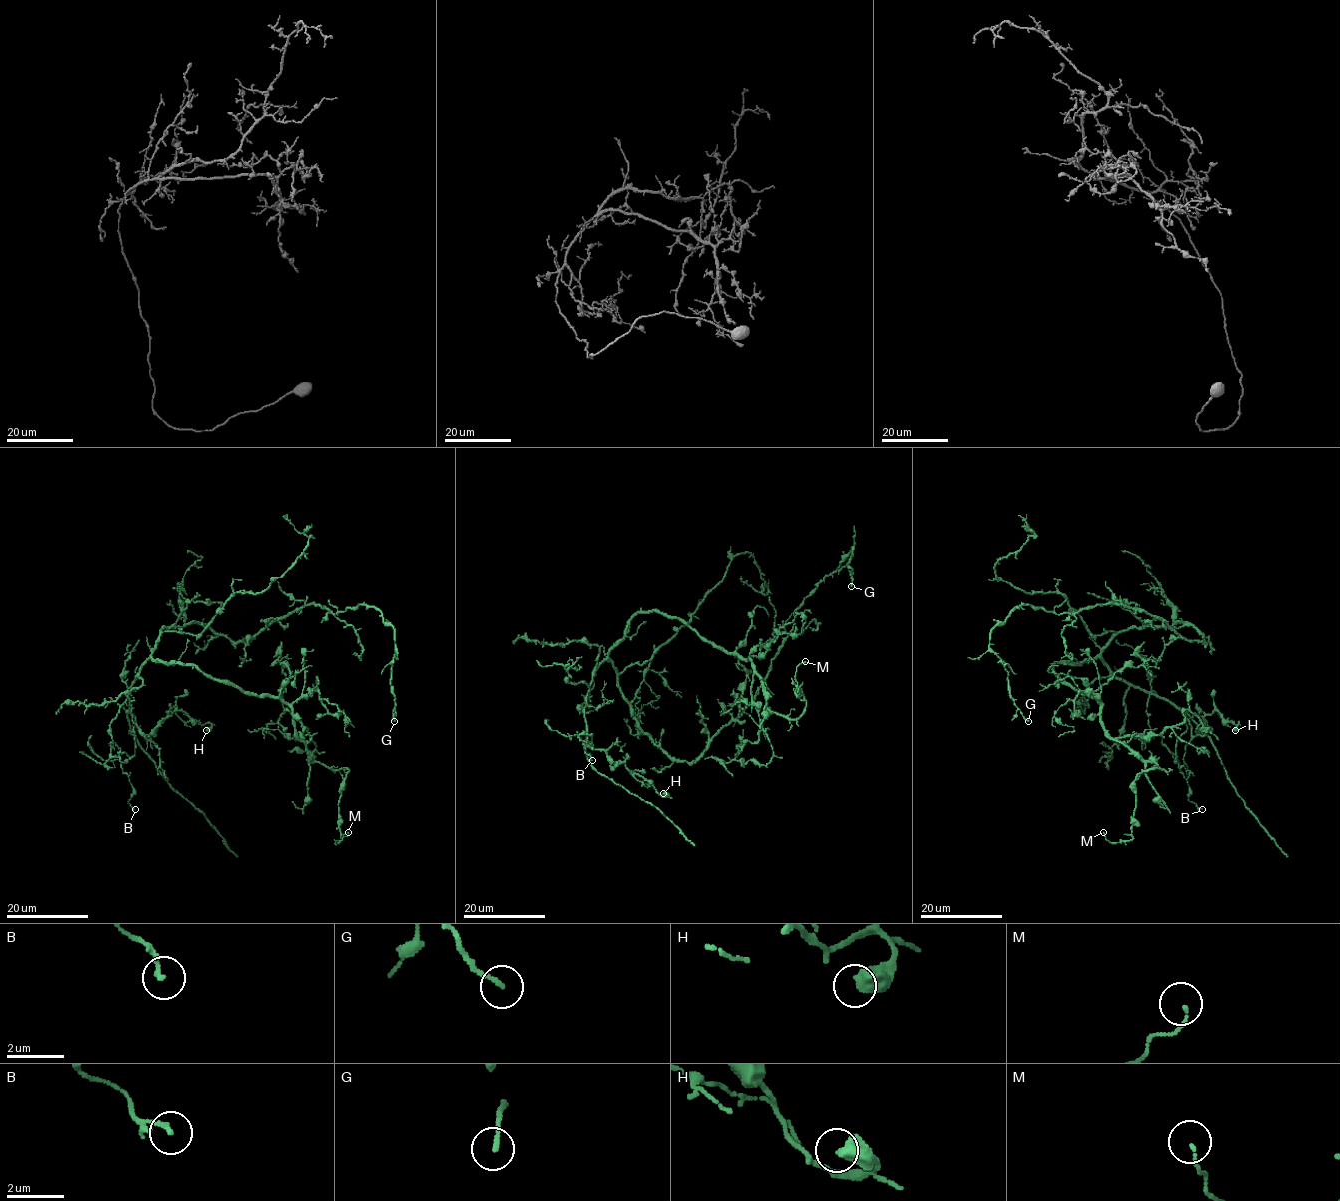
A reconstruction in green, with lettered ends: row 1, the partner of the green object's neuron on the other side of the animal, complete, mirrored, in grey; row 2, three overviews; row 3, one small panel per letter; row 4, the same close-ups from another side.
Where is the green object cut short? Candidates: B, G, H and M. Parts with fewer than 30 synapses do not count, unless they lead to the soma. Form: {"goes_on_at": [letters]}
{"goes_on_at": []}

